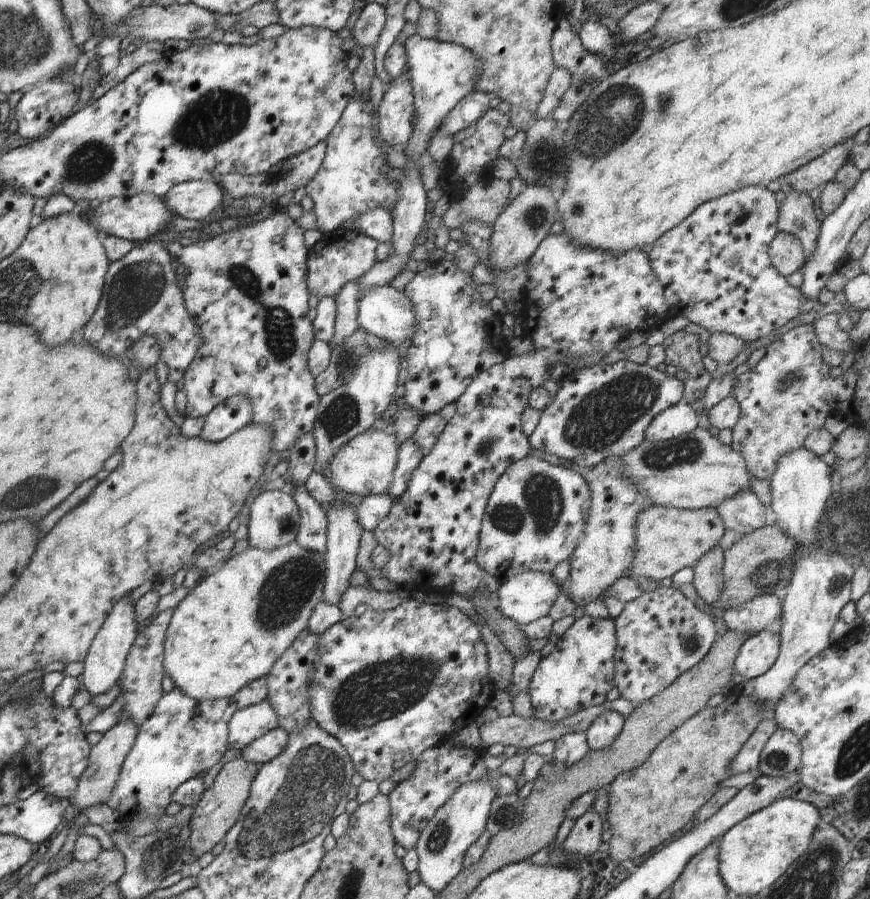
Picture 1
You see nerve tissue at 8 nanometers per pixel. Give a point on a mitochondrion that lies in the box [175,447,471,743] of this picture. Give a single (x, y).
(377, 692)

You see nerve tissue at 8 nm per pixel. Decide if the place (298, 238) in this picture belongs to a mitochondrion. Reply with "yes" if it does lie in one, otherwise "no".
no

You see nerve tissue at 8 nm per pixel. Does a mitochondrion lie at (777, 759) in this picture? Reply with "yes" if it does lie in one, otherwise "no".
yes

